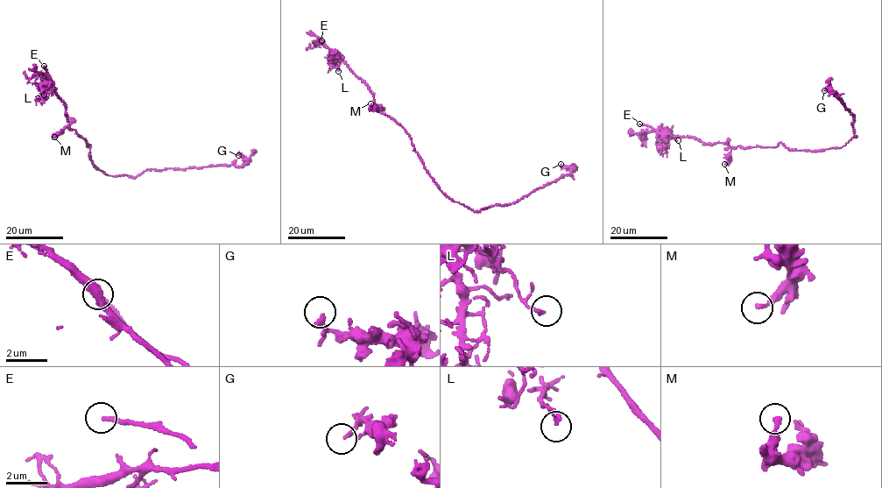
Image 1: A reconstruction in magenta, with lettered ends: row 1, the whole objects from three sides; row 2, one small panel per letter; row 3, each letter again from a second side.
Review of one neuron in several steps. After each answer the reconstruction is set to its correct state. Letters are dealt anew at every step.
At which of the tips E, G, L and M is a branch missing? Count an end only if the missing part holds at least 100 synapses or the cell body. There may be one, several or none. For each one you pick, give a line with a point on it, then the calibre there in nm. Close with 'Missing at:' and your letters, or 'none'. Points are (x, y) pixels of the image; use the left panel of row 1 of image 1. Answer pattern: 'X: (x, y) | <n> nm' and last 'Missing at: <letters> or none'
E: (44, 66) | 180 nm
Missing at: E

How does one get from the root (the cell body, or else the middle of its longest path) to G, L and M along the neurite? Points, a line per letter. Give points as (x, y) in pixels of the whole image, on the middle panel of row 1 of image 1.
G: (427, 171), (448, 197), (479, 211), (496, 205), (515, 203), (573, 171), (560, 164)
L: (427, 171), (407, 132), (380, 111), (366, 83), (341, 59), (336, 67), (338, 71)
M: (427, 171), (407, 132), (394, 120), (370, 108), (370, 103)

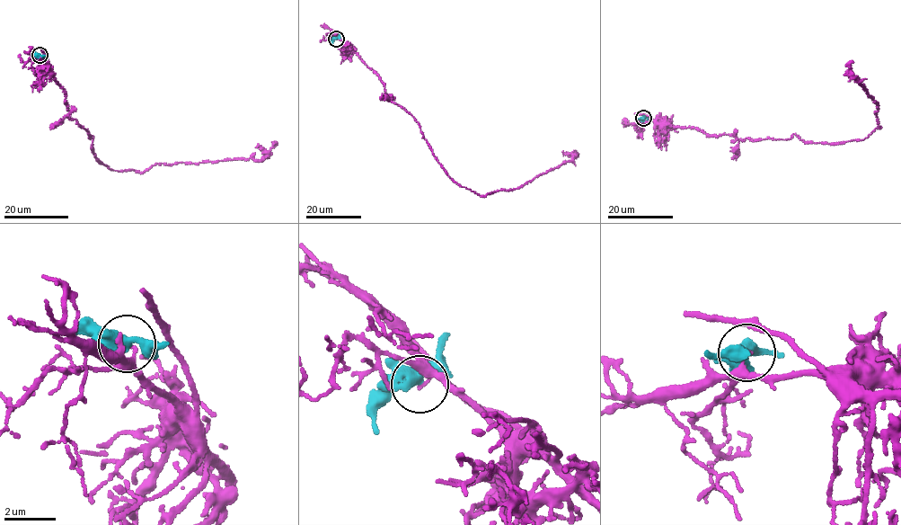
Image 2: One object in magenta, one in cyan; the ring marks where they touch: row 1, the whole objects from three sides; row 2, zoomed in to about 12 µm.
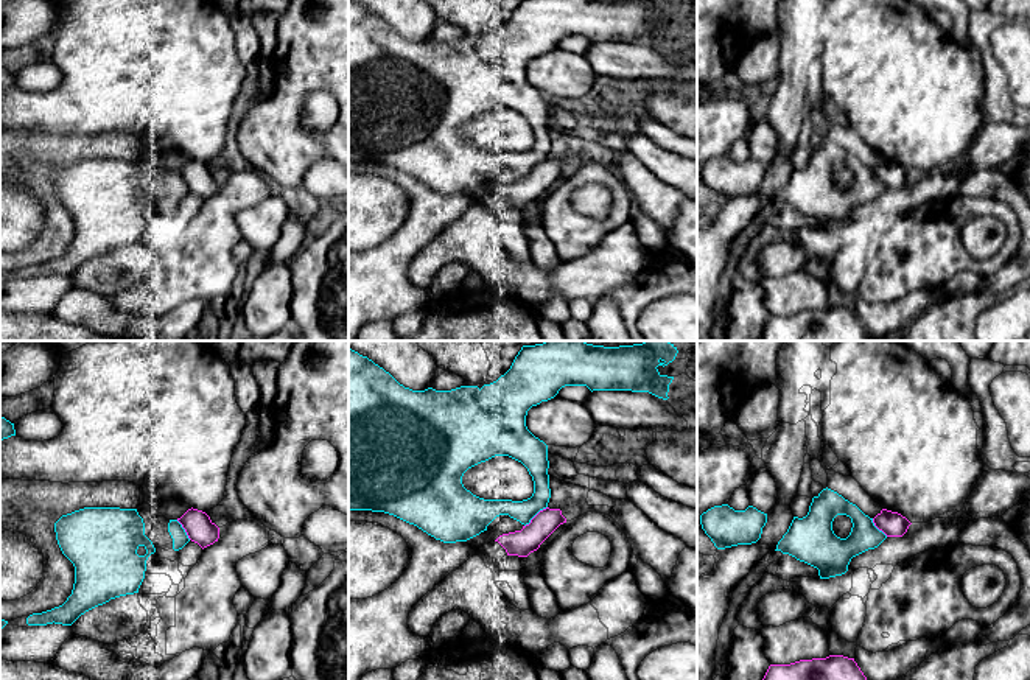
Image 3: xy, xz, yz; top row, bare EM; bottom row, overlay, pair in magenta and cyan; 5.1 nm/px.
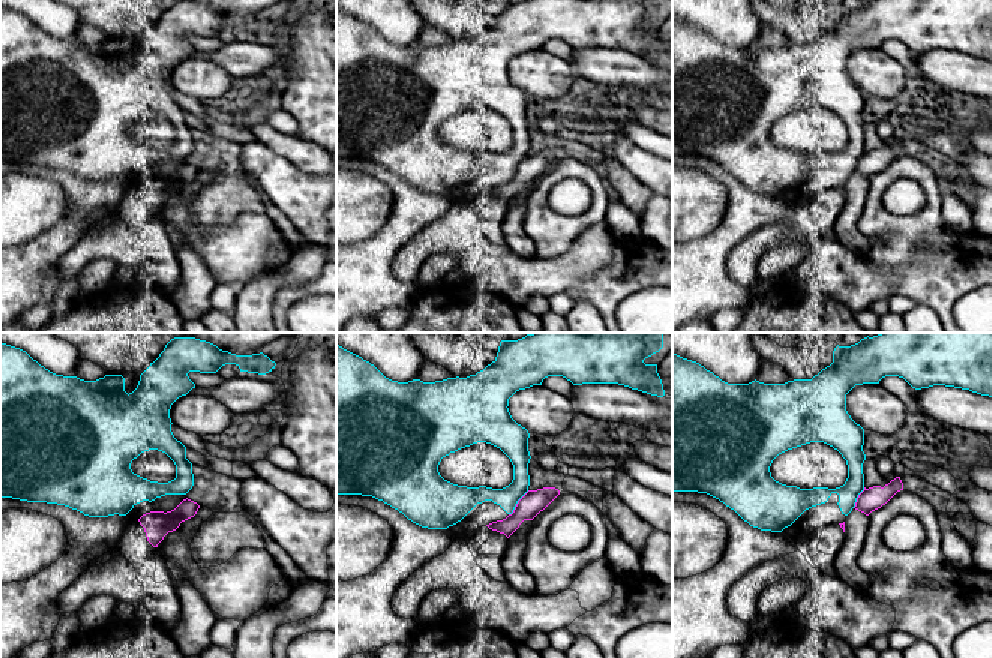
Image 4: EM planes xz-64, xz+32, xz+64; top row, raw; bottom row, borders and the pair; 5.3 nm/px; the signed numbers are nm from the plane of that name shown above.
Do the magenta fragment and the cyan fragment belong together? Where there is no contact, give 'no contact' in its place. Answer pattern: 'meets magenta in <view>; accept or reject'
meets magenta in xz; reject

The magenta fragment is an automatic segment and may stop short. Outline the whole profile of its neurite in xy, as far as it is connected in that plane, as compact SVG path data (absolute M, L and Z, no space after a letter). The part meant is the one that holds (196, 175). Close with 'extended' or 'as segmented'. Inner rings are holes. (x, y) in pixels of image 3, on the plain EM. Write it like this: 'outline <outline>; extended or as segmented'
outline M188 160L177 173L185 181L188 190L198 195L202 201L213 196L219 190L219 179L210 168L198 160Z; as segmented

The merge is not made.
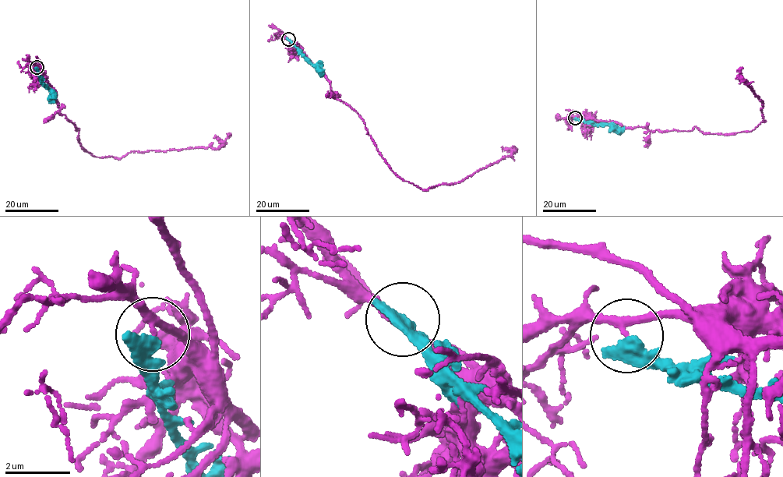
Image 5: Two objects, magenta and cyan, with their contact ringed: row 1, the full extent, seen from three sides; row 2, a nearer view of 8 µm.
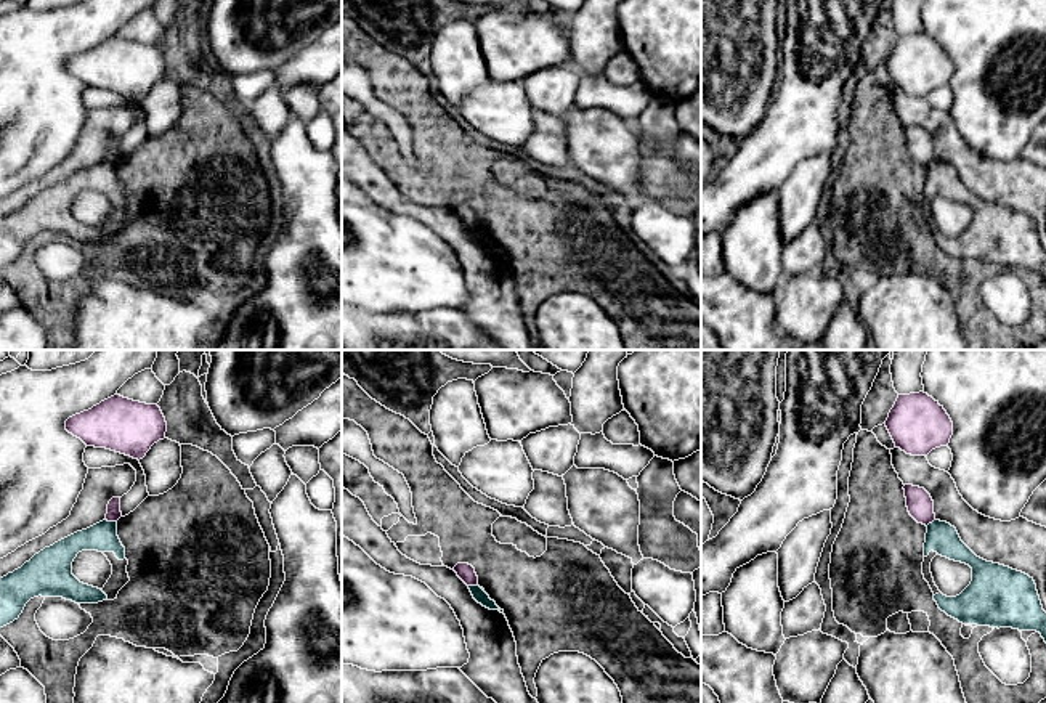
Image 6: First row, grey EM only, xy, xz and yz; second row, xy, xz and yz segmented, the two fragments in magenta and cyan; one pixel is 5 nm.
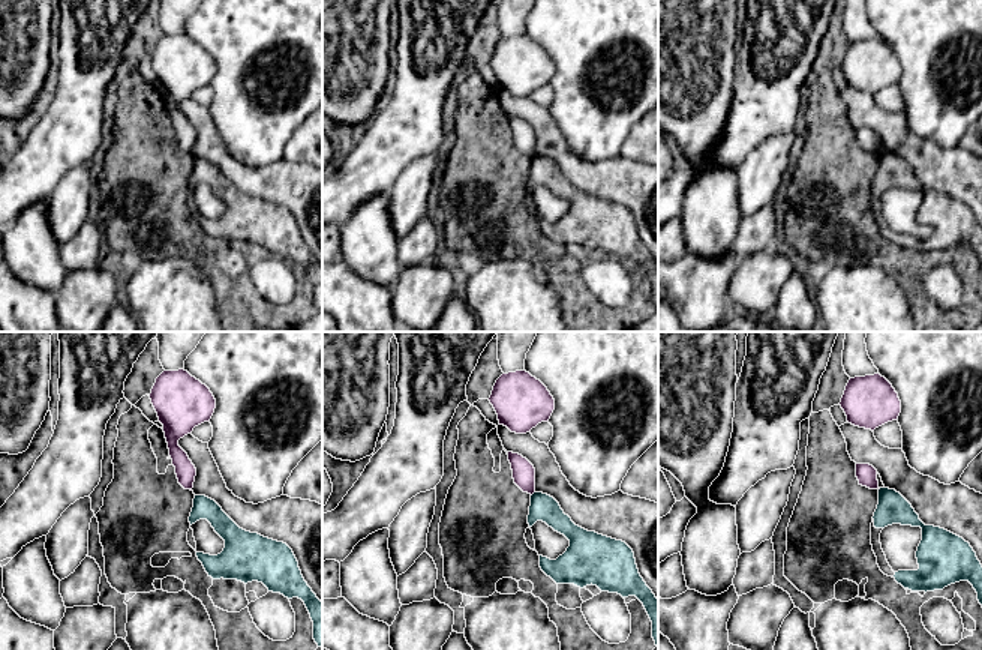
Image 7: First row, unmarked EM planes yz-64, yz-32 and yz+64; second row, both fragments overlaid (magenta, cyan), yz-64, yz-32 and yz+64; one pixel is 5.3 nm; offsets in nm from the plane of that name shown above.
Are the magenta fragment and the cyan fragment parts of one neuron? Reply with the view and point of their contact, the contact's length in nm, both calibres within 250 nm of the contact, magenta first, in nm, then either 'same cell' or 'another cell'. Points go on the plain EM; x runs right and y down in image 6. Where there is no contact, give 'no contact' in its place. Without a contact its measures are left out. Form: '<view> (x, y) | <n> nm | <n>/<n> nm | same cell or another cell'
xy (111, 161) | 60 nm | 70/140 nm | another cell

